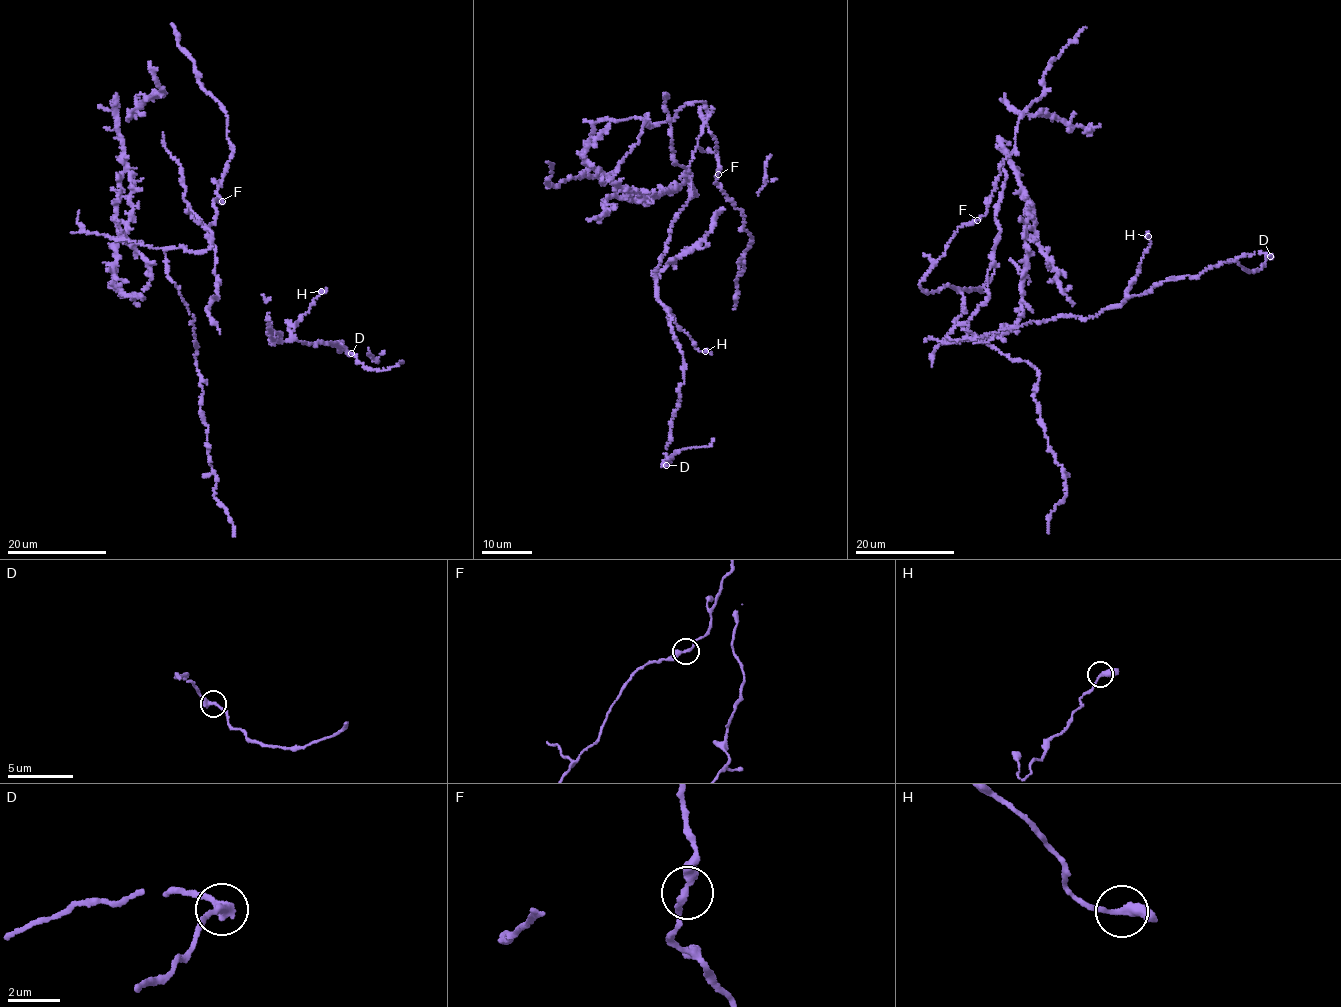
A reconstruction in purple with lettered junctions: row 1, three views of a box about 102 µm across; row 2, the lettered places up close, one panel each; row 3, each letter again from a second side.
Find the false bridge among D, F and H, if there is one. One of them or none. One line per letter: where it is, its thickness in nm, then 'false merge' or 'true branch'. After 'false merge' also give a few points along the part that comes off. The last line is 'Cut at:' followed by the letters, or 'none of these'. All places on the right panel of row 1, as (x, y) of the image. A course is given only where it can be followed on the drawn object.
D: at (1270, 256); 340 nm thick; false merge; foreign part runs (1270, 256), (1257, 269), (1249, 271), (1228, 262)
F: at (977, 220); 320 nm thick; true branch
H: at (1148, 236); 320 nm thick; true branch
Cut at: D

